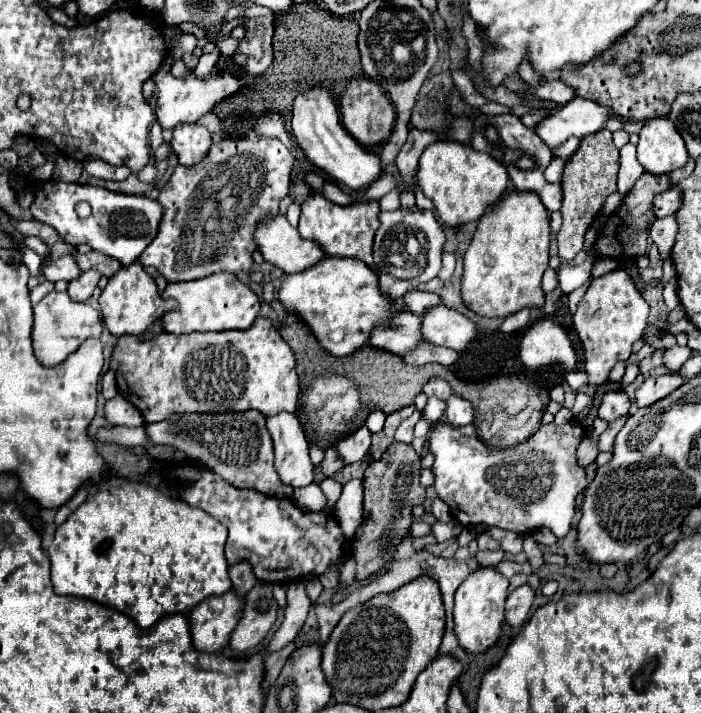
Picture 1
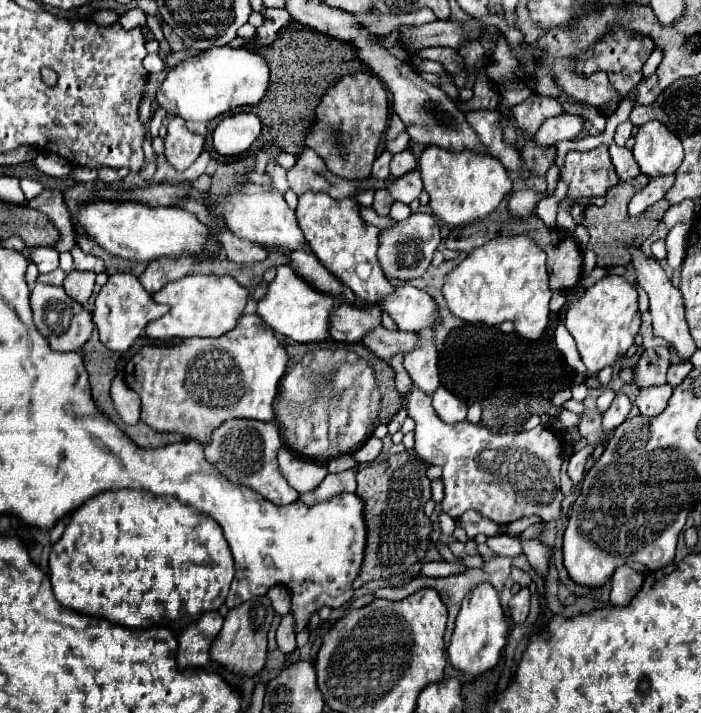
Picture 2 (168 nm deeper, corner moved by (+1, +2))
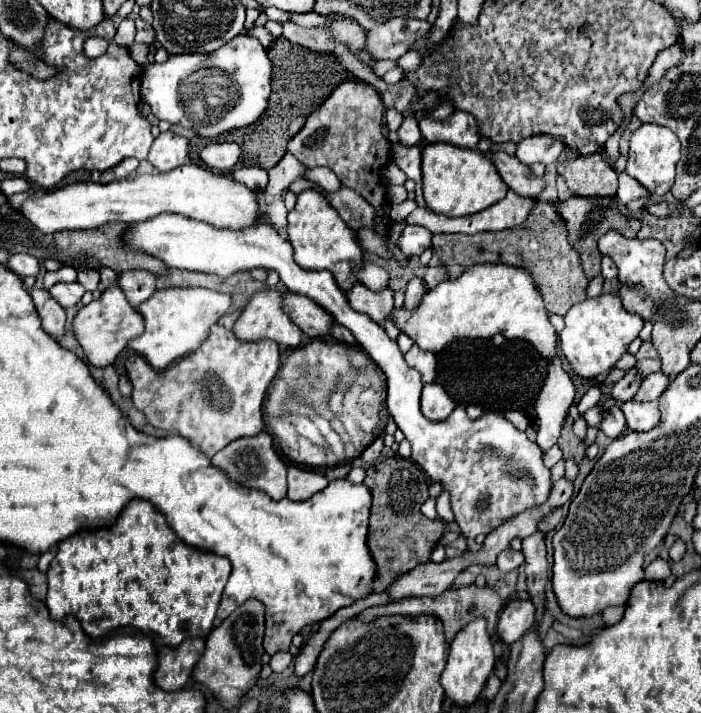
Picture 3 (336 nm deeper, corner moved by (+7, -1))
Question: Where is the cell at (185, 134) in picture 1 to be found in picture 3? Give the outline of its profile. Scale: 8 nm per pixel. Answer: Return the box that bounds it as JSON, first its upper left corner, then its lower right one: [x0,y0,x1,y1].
[147,130,189,172]

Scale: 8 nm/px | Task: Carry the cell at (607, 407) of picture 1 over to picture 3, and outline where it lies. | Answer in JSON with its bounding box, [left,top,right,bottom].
[601,406,625,438]

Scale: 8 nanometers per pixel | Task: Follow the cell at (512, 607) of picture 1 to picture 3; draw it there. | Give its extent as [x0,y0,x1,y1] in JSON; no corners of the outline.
[497,600,535,644]

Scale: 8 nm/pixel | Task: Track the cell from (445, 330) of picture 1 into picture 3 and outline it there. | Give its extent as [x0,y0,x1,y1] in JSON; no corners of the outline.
[347,284,393,324]

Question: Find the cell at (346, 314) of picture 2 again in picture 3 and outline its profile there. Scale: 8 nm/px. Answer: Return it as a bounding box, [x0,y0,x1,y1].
[285,292,335,338]

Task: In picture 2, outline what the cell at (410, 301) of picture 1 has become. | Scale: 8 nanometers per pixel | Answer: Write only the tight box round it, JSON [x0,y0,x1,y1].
[297,191,393,303]

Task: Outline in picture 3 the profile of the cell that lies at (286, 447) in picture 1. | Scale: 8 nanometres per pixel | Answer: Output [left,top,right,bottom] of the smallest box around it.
[287,466,329,500]

